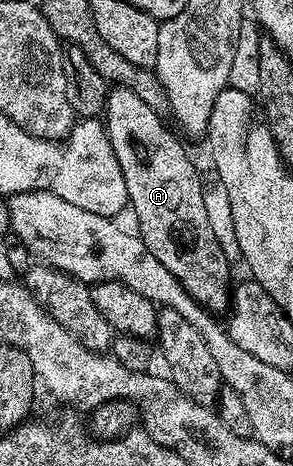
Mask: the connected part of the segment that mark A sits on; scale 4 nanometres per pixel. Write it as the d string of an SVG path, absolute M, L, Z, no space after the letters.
M124 86L109 89L102 121L108 131L110 148L114 148L114 156L118 156L118 168L122 168L122 176L126 180L128 206L136 213L135 229L140 239L146 244L146 248L150 248L150 252L154 252L154 257L165 266L166 272L174 272L182 288L190 292L196 303L216 316L223 315L229 309L234 289L232 270L228 267L231 266L230 259L226 252L222 252L218 236L214 236L214 228L210 228L206 203L202 200L202 174L196 171L187 148L164 127L165 119L156 114L150 104L134 96L134 92Z

